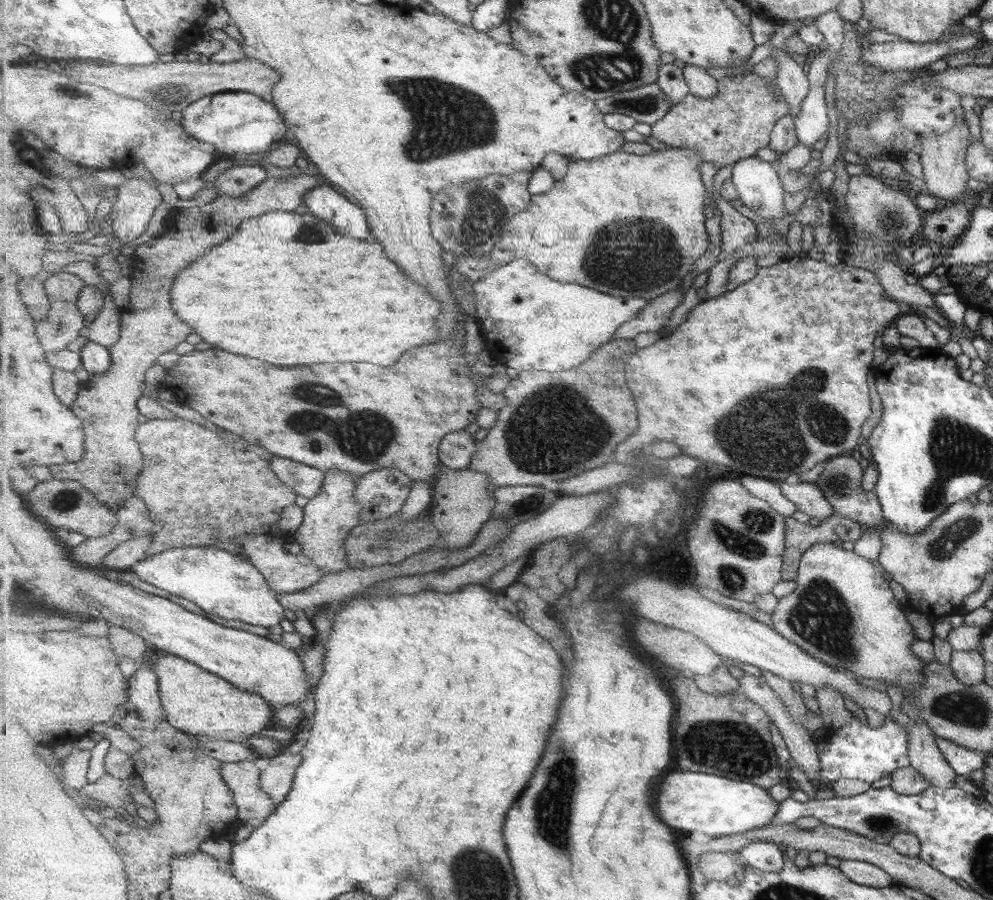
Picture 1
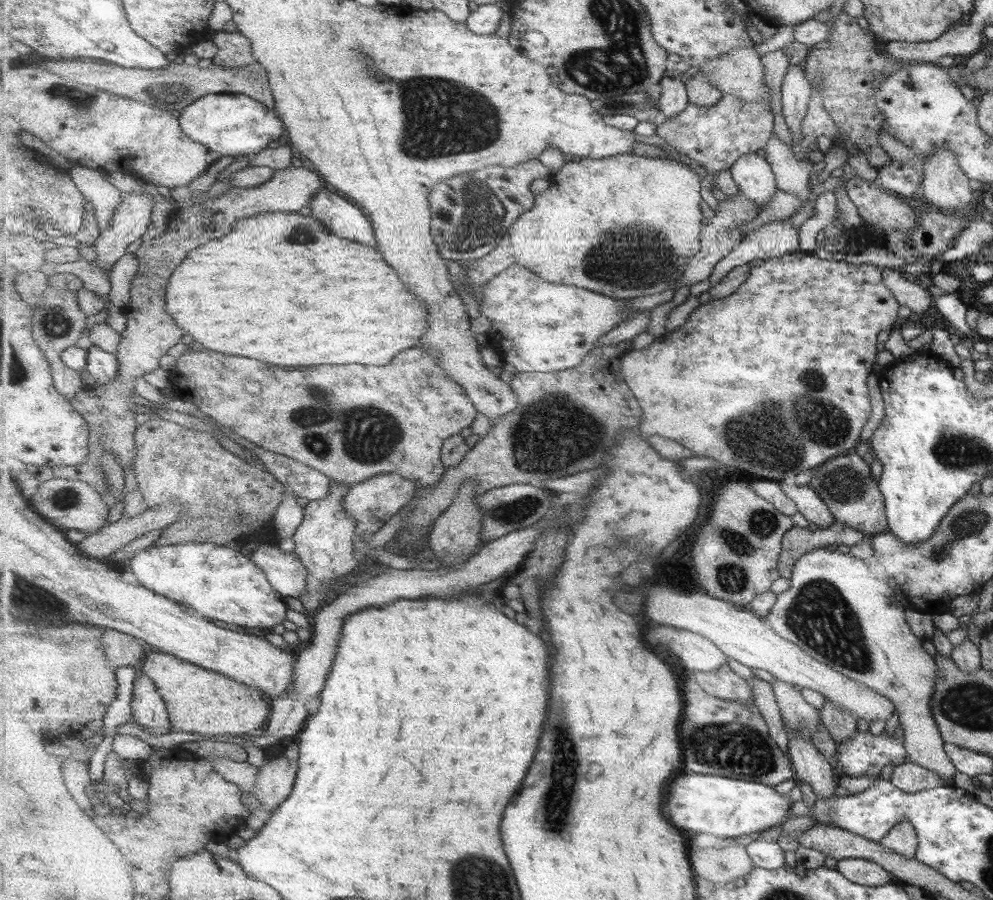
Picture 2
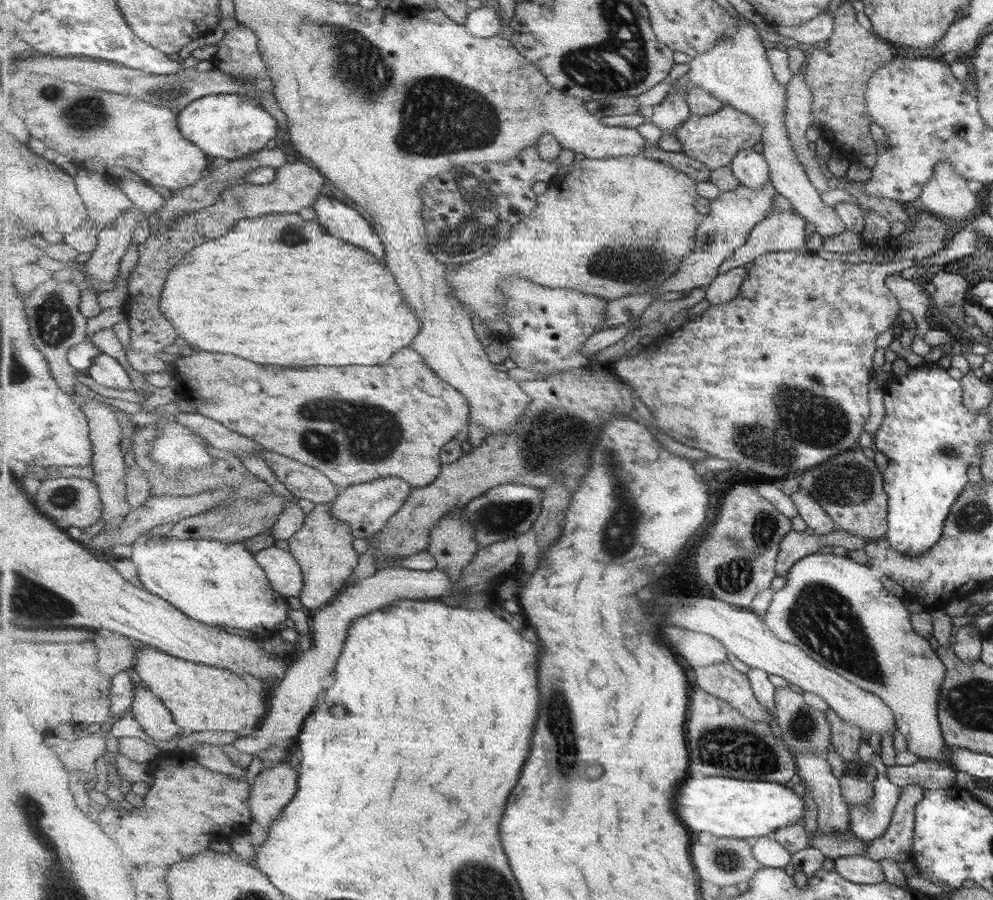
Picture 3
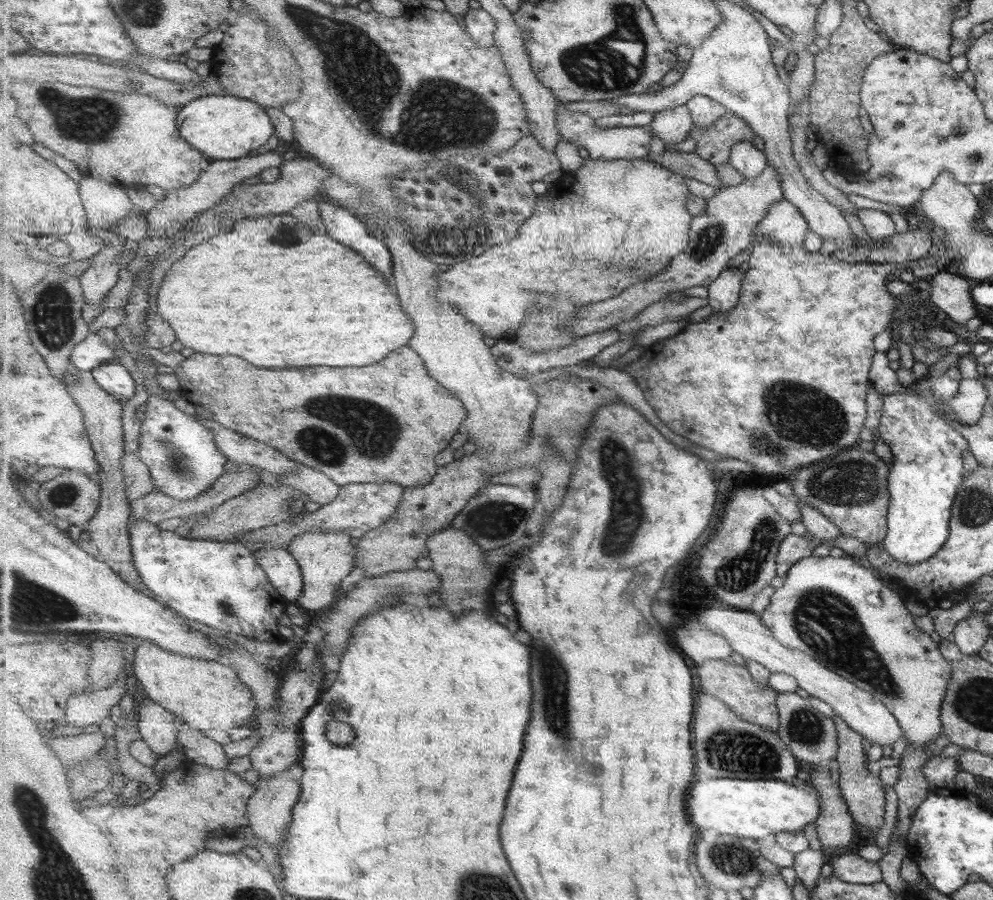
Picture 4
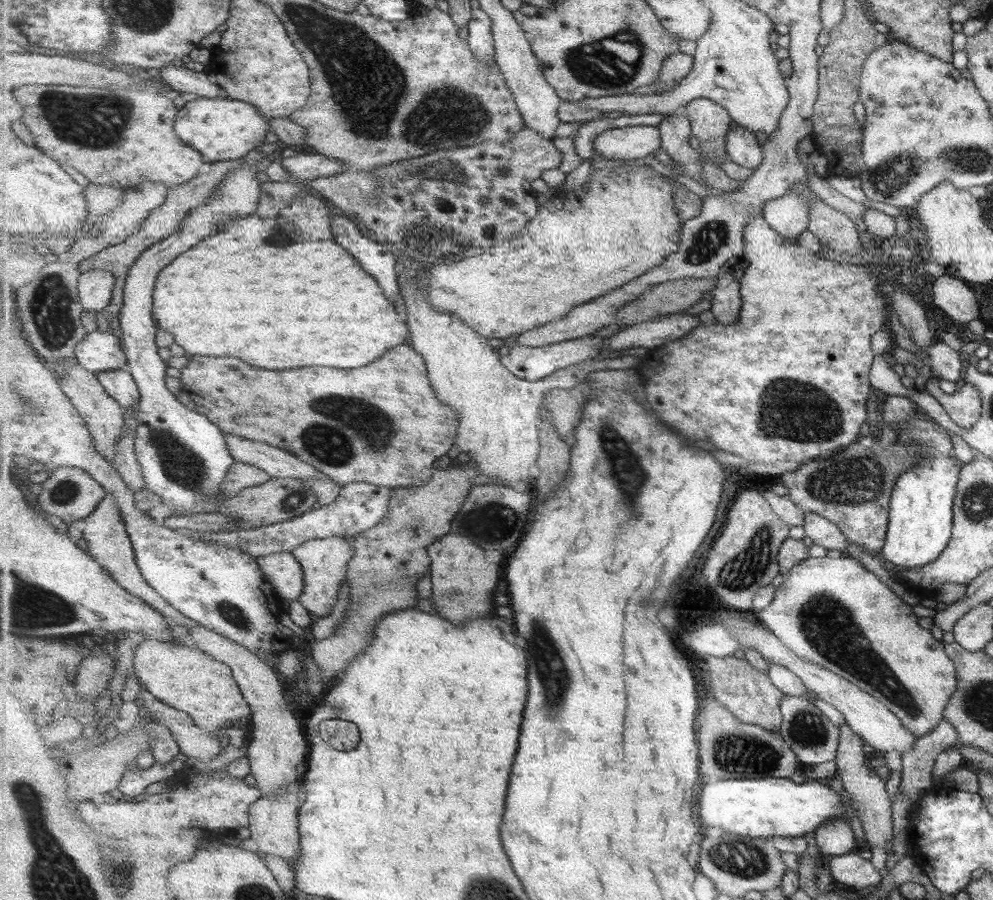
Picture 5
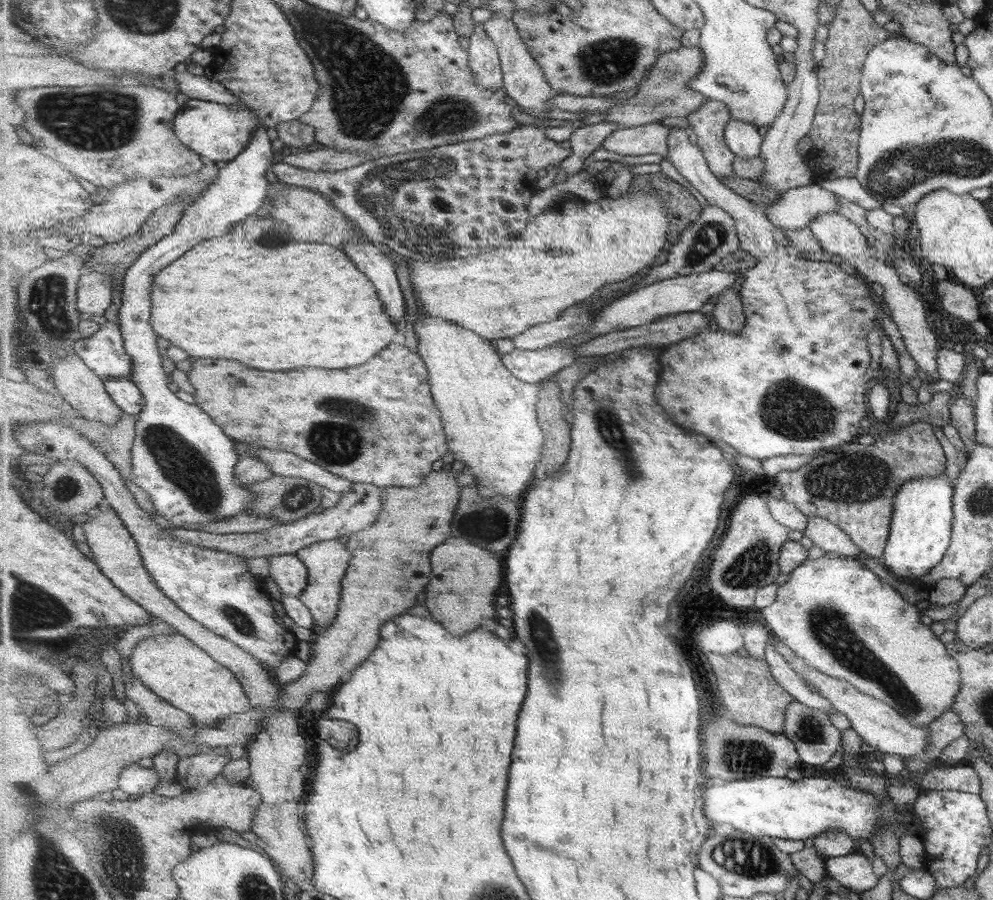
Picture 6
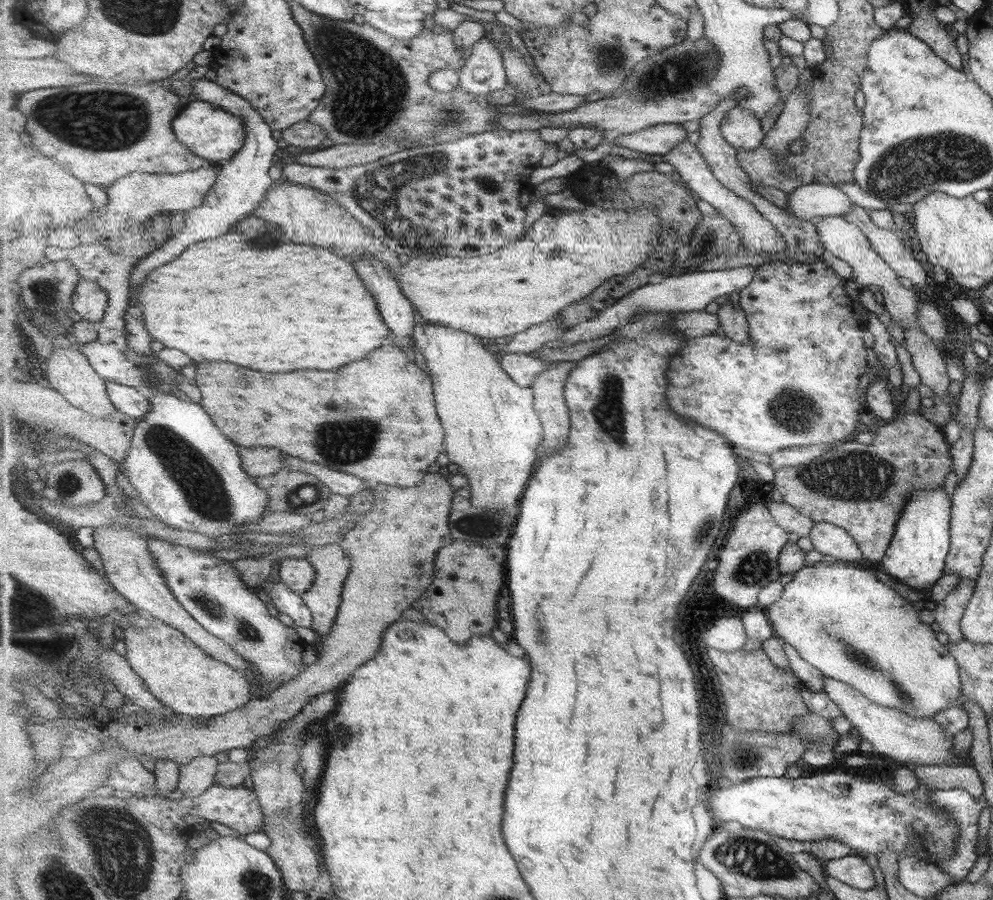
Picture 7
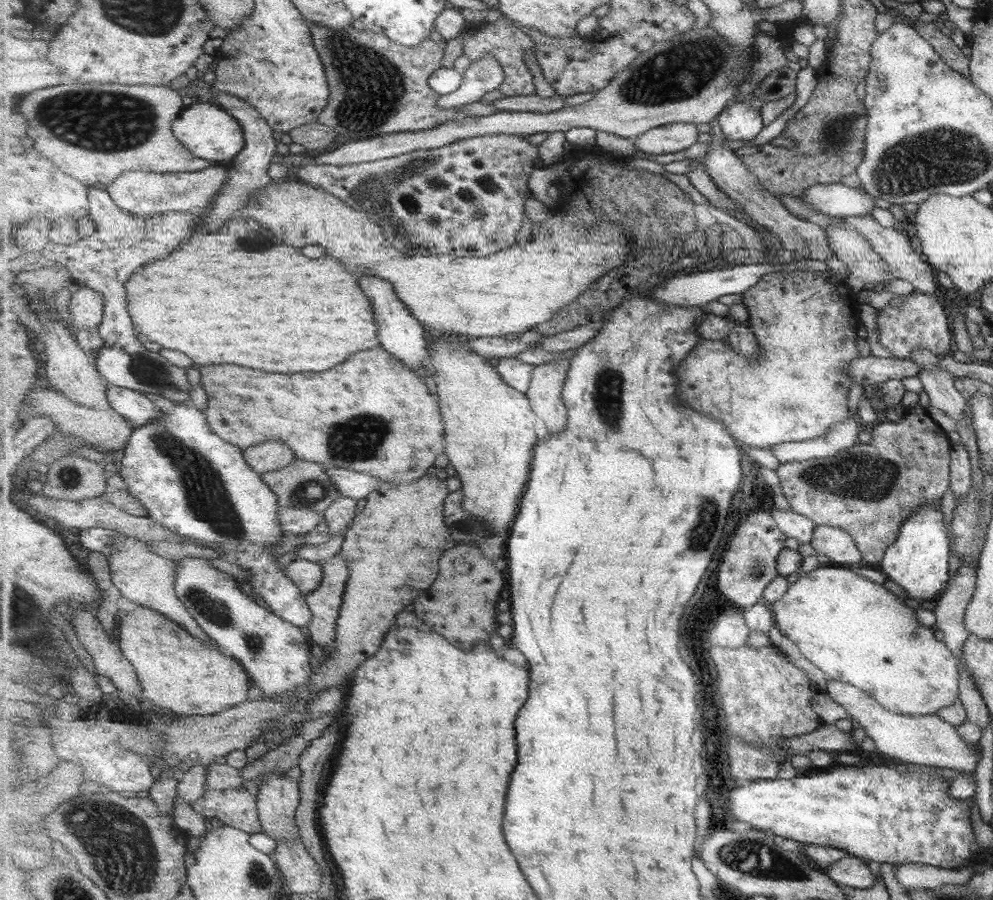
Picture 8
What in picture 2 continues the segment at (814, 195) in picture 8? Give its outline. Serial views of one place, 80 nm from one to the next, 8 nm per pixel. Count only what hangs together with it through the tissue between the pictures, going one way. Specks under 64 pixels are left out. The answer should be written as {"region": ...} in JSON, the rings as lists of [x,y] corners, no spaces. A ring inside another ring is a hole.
{"region":[[[778,219],[756,228],[743,239],[741,246],[717,264],[711,274],[712,287],[721,283],[736,267],[745,266],[752,260],[777,258],[800,250],[799,239],[799,229],[793,228],[787,219]]]}

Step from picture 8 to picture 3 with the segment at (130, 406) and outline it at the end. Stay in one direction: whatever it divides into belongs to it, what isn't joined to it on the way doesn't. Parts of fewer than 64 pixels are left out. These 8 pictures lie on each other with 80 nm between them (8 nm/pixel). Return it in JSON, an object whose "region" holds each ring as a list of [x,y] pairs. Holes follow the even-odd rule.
{"region":[[[99,353],[94,358],[88,374],[103,387],[120,391],[131,389],[131,378],[127,370],[116,358],[108,354]]]}

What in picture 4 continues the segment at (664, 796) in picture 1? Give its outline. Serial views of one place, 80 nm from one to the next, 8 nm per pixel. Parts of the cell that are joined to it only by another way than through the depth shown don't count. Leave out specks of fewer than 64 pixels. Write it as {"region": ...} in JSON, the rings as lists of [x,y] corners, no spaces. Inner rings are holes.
{"region":[[[711,778],[705,782],[695,782],[689,792],[689,814],[693,814],[693,822],[701,830],[717,830],[722,835],[735,834],[739,838],[761,840],[774,838],[780,832],[802,831],[806,824],[815,822],[819,814],[821,802],[817,797],[816,788],[805,786],[799,788],[782,780]]]}

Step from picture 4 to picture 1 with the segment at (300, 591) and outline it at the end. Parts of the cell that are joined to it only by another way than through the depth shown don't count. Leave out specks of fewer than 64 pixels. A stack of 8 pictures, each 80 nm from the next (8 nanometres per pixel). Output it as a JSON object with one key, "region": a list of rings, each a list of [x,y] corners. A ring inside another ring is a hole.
{"region":[[[148,419],[136,432],[145,455],[145,468],[138,478],[136,495],[148,506],[149,519],[162,520],[163,529],[181,528],[184,525],[208,525],[220,530],[220,542],[233,544],[247,556],[261,574],[268,579],[269,586],[278,594],[293,594],[315,586],[323,578],[324,570],[307,555],[287,552],[287,543],[292,539],[279,534],[279,520],[287,506],[295,504],[297,493],[273,470],[272,454],[267,447],[254,445],[242,436],[225,430],[209,430],[191,420]]]}

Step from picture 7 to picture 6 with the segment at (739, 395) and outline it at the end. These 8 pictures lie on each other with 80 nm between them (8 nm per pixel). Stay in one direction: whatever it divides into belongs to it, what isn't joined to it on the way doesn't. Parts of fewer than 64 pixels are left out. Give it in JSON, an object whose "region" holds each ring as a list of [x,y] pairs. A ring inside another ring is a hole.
{"region":[[[670,127],[669,154],[665,157],[659,154],[623,156],[609,152],[604,147],[599,148],[589,158],[585,158],[582,171],[568,175],[562,183],[539,190],[529,202],[529,214],[535,216],[542,213],[559,202],[565,192],[591,202],[597,202],[605,196],[604,188],[595,175],[587,172],[587,168],[595,161],[607,160],[634,165],[659,164],[663,158],[669,159],[707,202],[724,208],[734,216],[740,248],[756,259],[756,265],[745,272],[740,292],[747,326],[738,333],[711,333],[707,328],[691,338],[663,348],[659,358],[661,382],[657,384],[657,402],[661,402],[667,414],[675,422],[681,422],[681,426],[685,426],[687,430],[705,434],[713,440],[725,440],[725,444],[731,446],[729,452],[740,453],[759,461],[789,454],[815,456],[849,443],[849,440],[858,436],[859,420],[865,416],[865,392],[871,389],[865,378],[865,372],[871,364],[865,336],[875,326],[879,326],[869,294],[871,288],[867,288],[867,282],[863,282],[855,273],[845,274],[833,262],[829,262],[829,278],[813,278],[813,260],[799,260],[801,264],[797,266],[795,246],[788,234],[777,228],[768,217],[767,204],[755,203],[725,186],[712,173],[701,147],[691,144],[690,130]]]}

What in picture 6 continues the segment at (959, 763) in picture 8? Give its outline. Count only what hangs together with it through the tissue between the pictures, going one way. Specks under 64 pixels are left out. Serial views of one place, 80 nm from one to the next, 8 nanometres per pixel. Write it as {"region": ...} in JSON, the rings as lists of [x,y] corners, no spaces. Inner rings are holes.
{"region":[[[771,634],[772,642],[776,646],[776,650],[781,656],[793,667],[798,675],[805,679],[815,690],[817,694],[822,696],[829,702],[831,708],[837,712],[844,714],[850,722],[851,730],[861,738],[861,741],[867,746],[879,750],[884,754],[894,754],[901,758],[902,761],[915,757],[920,757],[925,754],[925,749],[929,744],[929,728],[915,727],[909,723],[907,719],[892,707],[887,706],[884,702],[871,698],[869,695],[858,691],[852,683],[840,678],[833,678],[829,675],[824,675],[821,671],[815,670],[812,666],[808,666],[804,658],[798,657],[784,642],[781,642],[777,637]]]}

